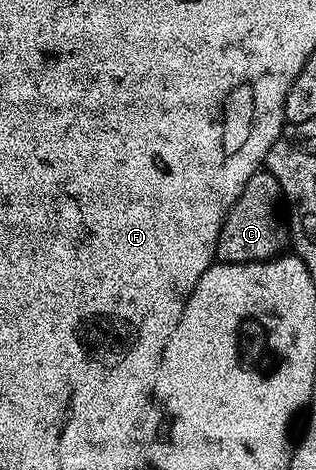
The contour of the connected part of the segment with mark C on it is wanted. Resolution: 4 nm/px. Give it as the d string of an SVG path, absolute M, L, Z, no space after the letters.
M261 169L249 177L245 189L241 189L241 197L237 197L233 209L229 209L217 237L215 258L221 263L262 263L264 259L276 258L288 243L289 231L281 214L277 177Z

